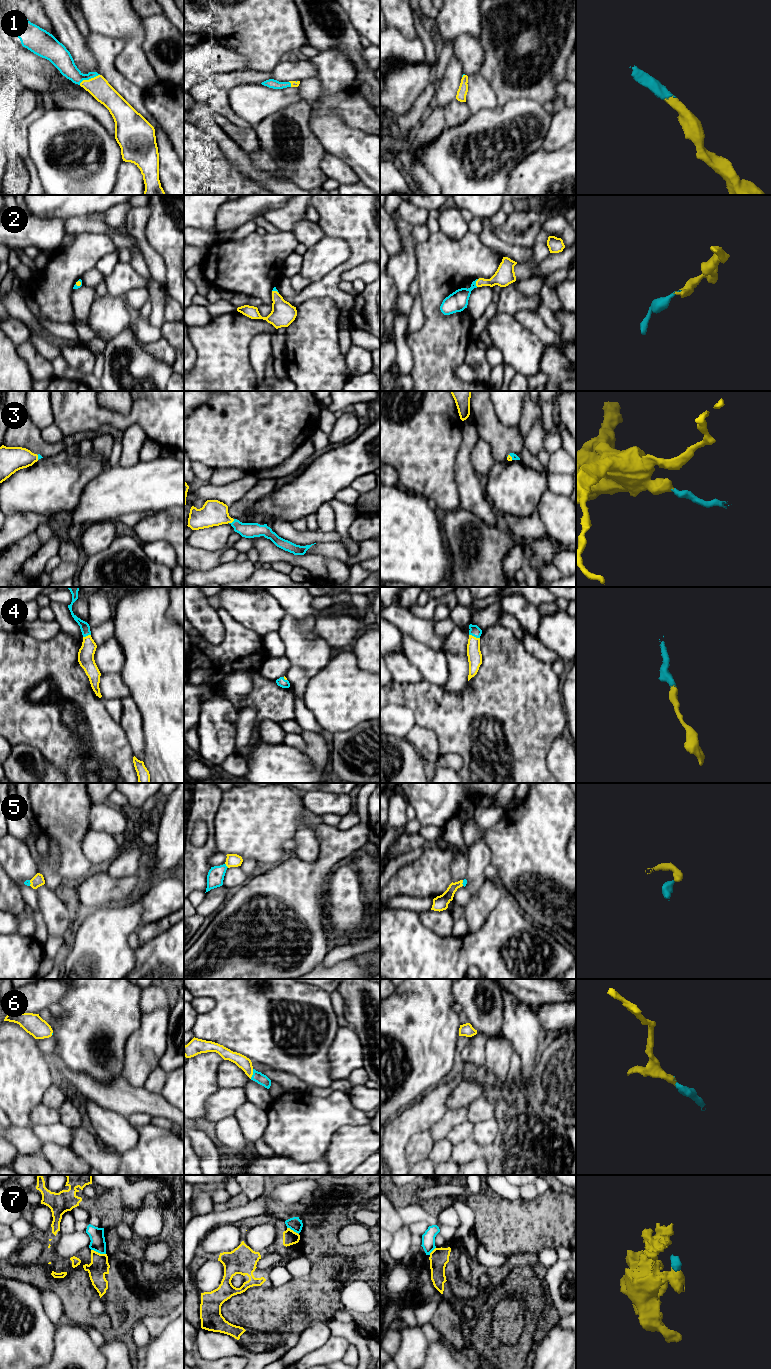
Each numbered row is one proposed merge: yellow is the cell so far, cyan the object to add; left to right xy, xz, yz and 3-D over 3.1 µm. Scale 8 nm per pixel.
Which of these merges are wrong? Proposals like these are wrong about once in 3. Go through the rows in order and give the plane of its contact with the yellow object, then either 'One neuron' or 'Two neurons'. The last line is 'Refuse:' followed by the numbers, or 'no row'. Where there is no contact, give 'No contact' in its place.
1: Touches yellow in xy. One neuron
2: Touches yellow in yz. One neuron
3: Touches yellow in xz. One neuron
4: Touches yellow in yz. One neuron
5: Touches yellow in xz. One neuron
6: Touches yellow in xz. One neuron
7: Touches yellow in xy. Two neurons
Refuse: 7

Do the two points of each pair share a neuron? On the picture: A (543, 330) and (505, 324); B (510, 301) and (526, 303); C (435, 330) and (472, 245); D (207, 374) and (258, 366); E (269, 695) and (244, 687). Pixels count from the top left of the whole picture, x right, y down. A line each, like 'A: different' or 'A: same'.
A: different
B: same
C: same
D: different
E: different

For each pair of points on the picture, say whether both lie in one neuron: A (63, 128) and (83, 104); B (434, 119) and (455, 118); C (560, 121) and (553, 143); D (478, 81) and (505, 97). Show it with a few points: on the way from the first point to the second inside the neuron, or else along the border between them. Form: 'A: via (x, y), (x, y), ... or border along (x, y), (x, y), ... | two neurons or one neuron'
A: border along (57, 106), (84, 110), (98, 121) | two neurons
B: via (439, 118), (450, 118) | one neuron
C: via (560, 126), (560, 133), (556, 138) | one neuron
D: border along (479, 72), (494, 92), (498, 106) | two neurons

